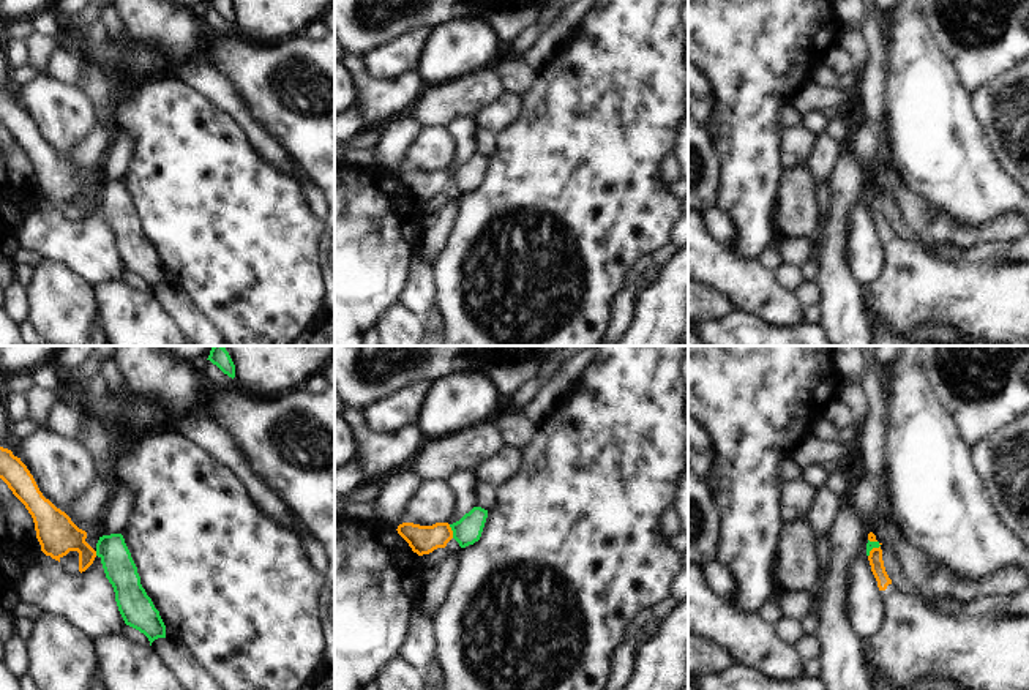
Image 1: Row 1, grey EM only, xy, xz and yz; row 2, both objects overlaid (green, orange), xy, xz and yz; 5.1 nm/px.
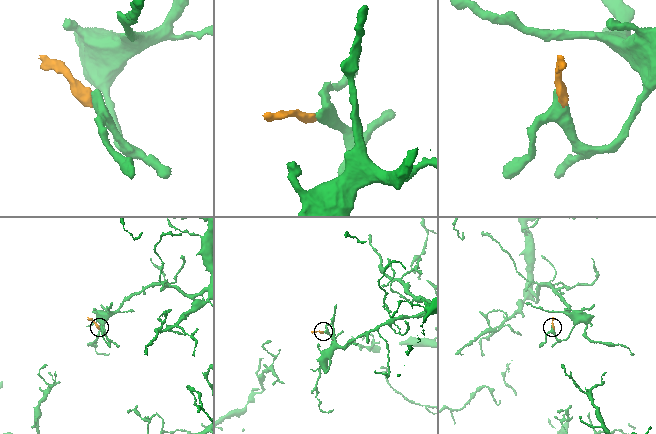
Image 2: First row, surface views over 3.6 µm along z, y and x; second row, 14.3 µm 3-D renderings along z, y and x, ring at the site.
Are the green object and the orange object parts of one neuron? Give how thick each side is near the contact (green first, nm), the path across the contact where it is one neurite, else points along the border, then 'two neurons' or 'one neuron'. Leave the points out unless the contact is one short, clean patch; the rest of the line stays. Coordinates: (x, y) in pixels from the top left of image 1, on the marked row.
140 nm thick on the green side, 140 nm on the other; border along xz (449, 524), (453, 537); two neurons

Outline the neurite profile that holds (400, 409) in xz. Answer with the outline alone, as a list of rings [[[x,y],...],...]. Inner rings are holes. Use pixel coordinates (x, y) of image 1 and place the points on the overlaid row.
[[[410,384],[361,409],[366,431],[391,434],[399,428],[415,425],[428,385]]]

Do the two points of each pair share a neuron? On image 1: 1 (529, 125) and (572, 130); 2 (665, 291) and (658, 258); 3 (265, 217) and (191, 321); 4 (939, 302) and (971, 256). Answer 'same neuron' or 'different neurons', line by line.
1: same neuron
2: different neurons
3: different neurons
4: different neurons

